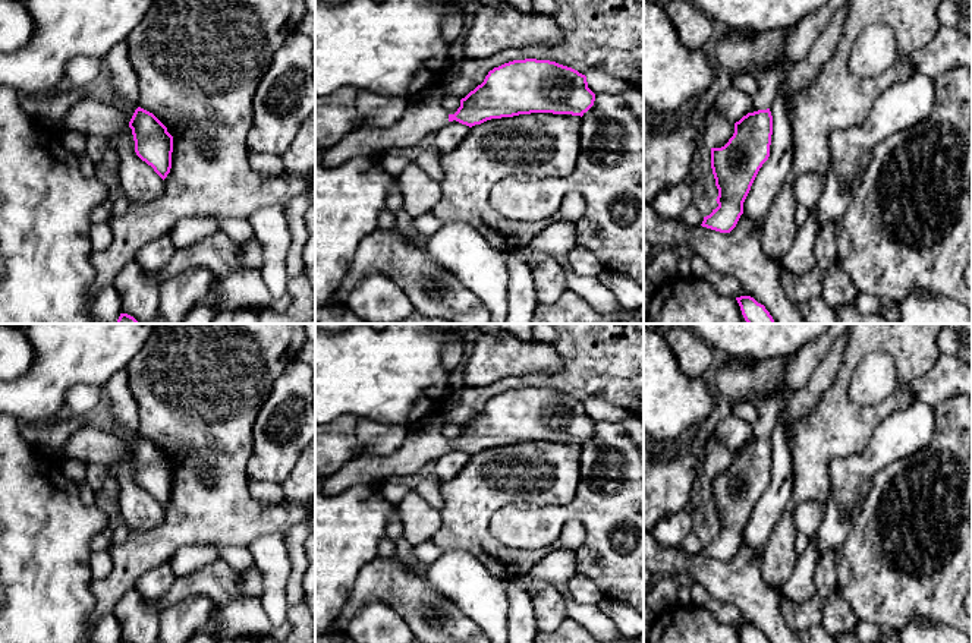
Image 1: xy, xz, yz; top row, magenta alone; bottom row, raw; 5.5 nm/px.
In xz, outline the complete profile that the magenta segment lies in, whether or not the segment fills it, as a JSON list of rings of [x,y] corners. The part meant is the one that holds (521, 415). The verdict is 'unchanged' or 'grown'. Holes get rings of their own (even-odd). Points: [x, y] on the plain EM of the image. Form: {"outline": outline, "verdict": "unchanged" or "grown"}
{"outline": [[[513,388],[488,400],[484,410],[460,428],[454,442],[441,434],[441,419],[427,417],[410,426],[405,444],[387,456],[353,457],[334,475],[324,479],[327,495],[390,476],[415,477],[428,461],[449,450],[469,456],[491,447],[531,441],[583,444],[595,429],[586,404],[550,388]]], "verdict": "grown"}

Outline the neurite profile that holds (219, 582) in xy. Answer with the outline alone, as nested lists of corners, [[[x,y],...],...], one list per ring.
[[[216,560],[201,570],[177,577],[172,589],[160,601],[147,601],[150,608],[163,609],[195,595],[202,595],[214,605],[226,605],[245,596],[262,596],[262,577],[254,564],[245,570],[236,570],[221,560]]]

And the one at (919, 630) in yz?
[[[916,618],[899,630],[900,643],[972,643],[965,633],[946,624]]]

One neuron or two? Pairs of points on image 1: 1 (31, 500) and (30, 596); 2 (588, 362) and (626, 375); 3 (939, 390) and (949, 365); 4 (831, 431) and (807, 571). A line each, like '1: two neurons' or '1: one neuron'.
1: one neuron
2: one neuron
3: one neuron
4: two neurons

